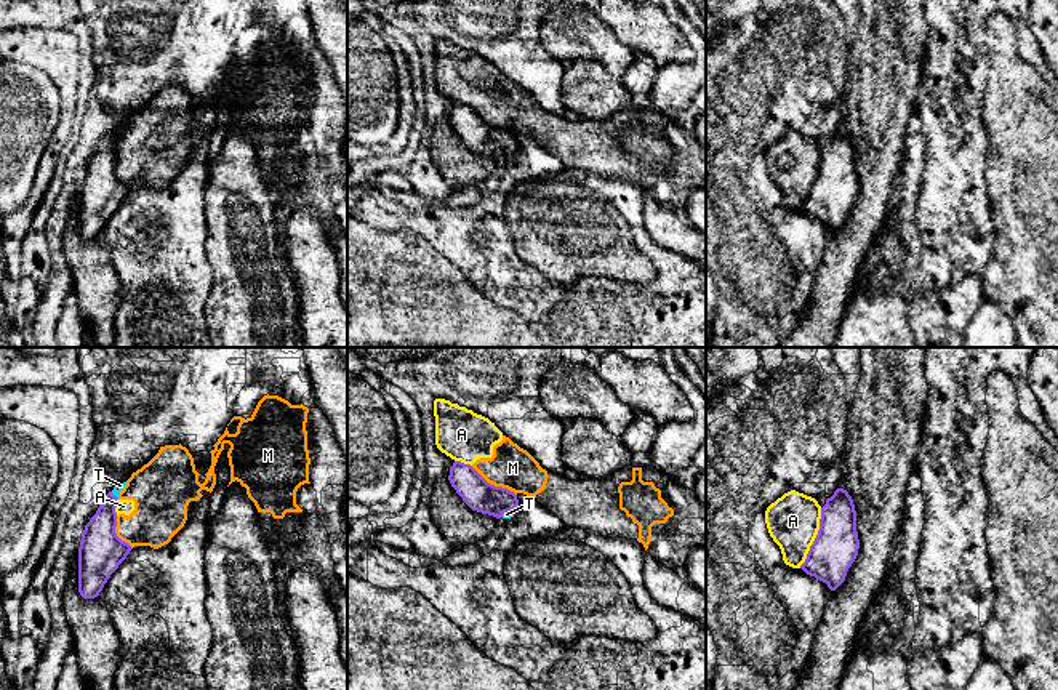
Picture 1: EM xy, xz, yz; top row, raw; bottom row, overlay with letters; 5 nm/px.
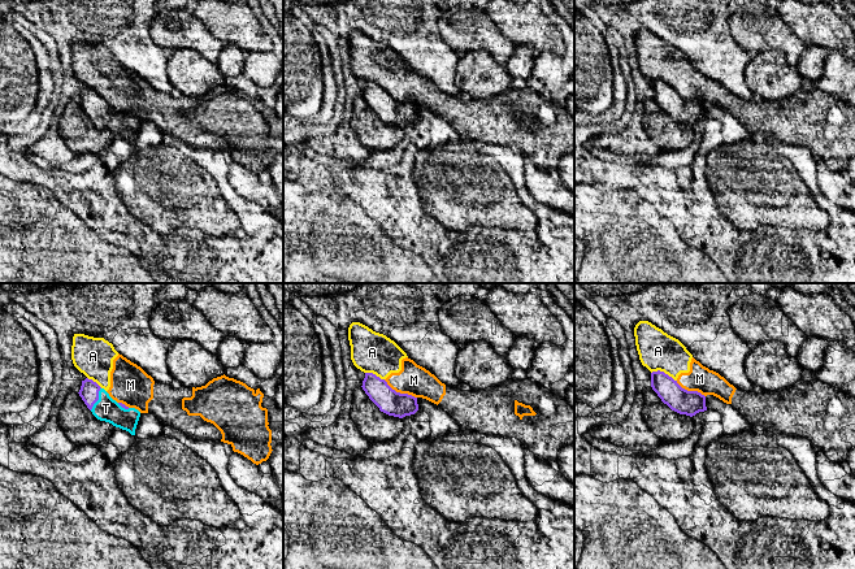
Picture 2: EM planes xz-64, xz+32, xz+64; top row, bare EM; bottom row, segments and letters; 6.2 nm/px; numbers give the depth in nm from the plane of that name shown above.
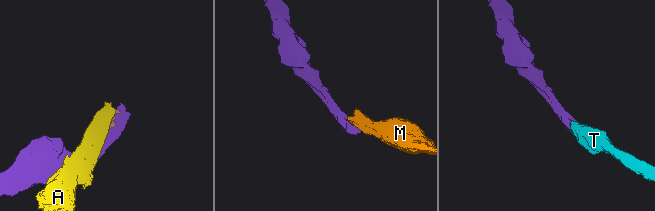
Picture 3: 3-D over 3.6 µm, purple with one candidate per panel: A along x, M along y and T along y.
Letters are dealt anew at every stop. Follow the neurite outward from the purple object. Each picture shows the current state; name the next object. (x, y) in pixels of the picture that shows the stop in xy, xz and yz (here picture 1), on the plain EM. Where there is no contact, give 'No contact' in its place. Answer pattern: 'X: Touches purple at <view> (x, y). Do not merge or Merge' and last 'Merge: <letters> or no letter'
A: Touches purple at yz (815, 180). Do not merge
M: Touches purple at xz (493, 127). Do not merge
T: Touches purple at xz (508, 152). Merge
Merge: T

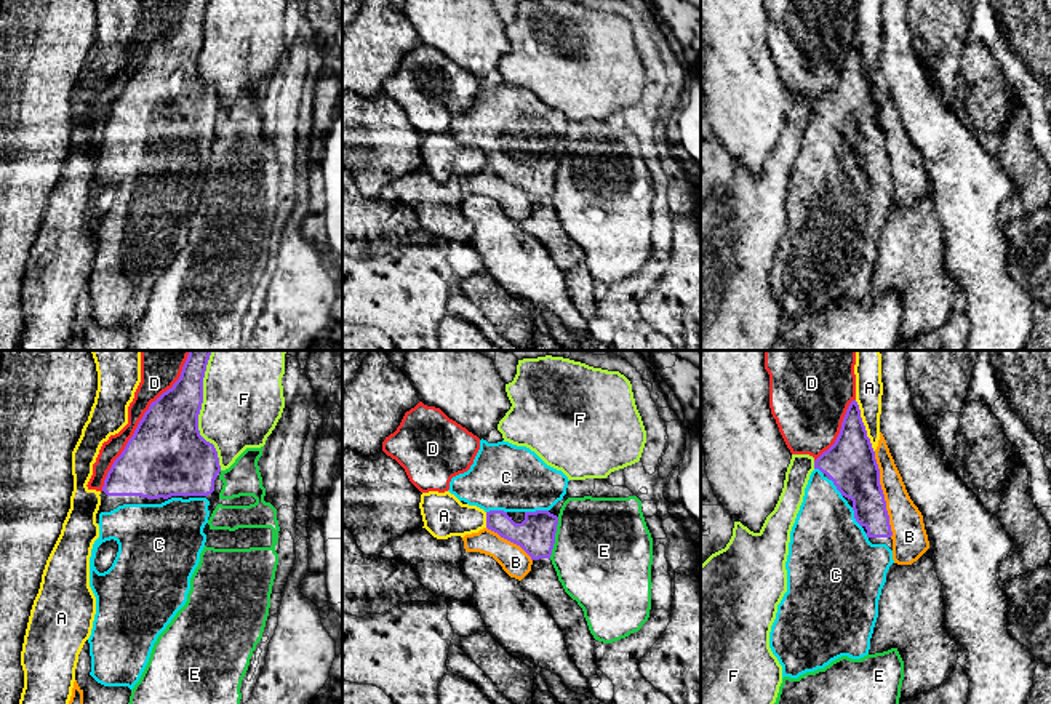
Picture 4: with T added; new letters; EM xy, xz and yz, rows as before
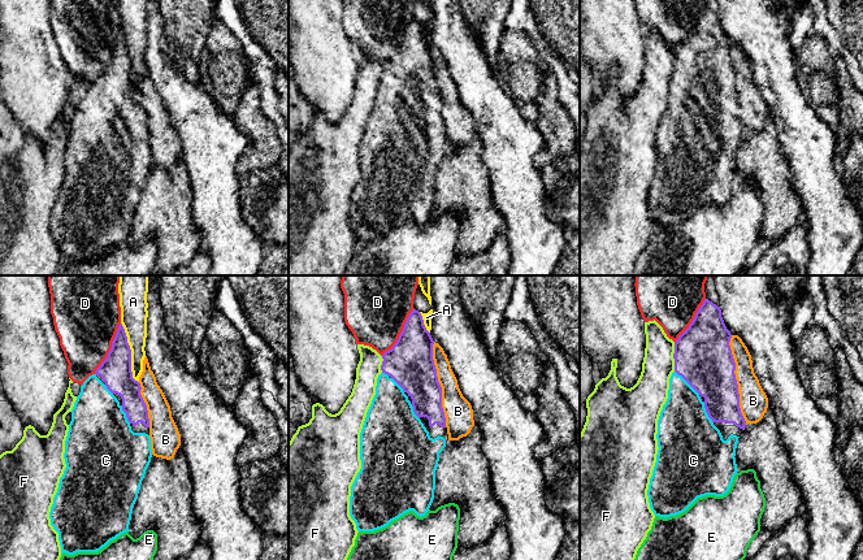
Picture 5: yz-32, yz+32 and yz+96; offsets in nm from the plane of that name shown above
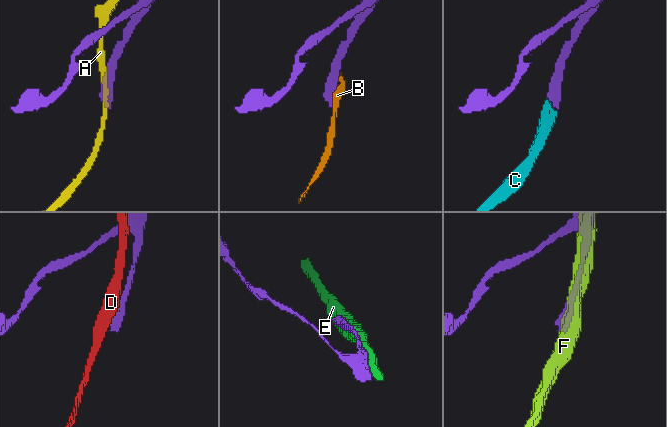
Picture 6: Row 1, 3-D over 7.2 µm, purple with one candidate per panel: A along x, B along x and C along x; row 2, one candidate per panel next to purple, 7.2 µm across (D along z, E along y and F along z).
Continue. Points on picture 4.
A: Touches purple at yz (864, 68). Do not merge
B: Touches purple at yz (883, 136). Do not merge
C: Touches purple at xz (536, 152). Merge
D: Touches purple at xy (139, 64). Do not merge
E: Touches purple at xz (554, 180). Do not merge
F: Touches purple at xy (199, 55). Do not merge
Merge: C

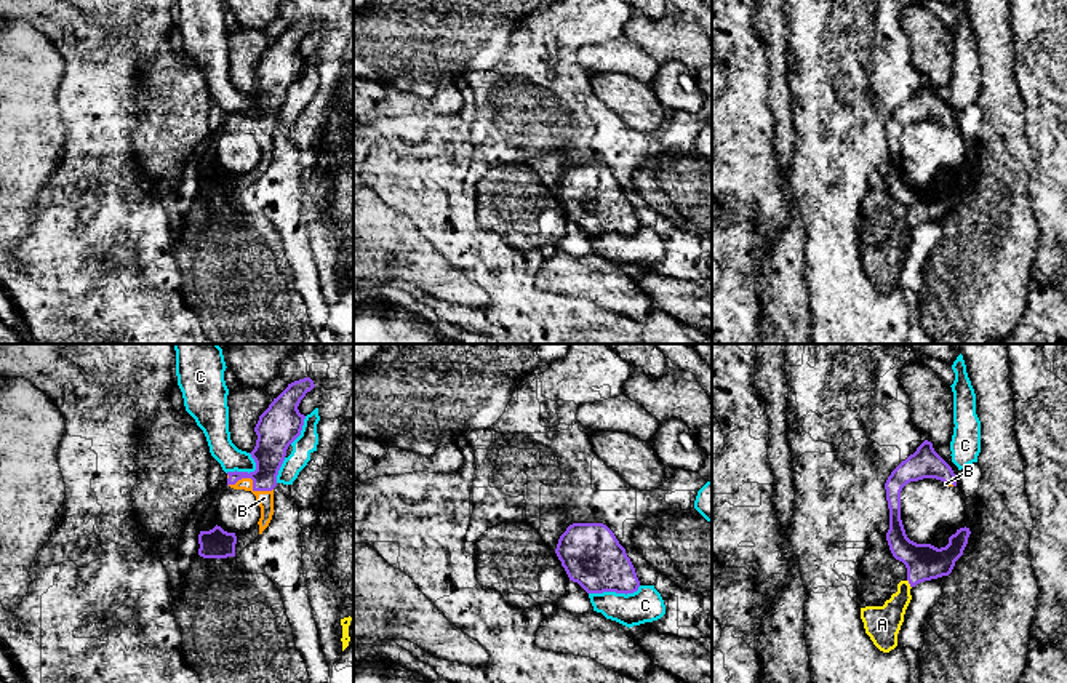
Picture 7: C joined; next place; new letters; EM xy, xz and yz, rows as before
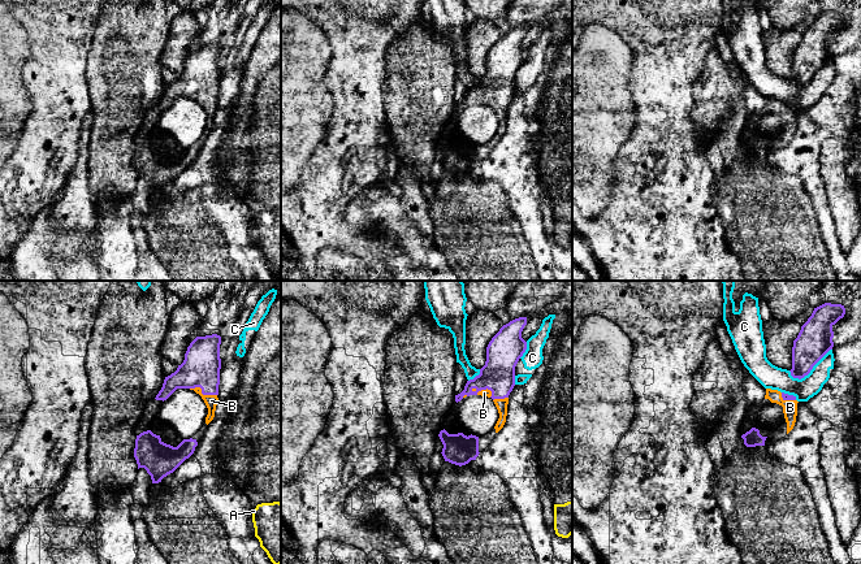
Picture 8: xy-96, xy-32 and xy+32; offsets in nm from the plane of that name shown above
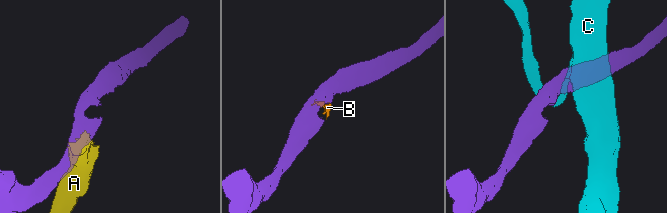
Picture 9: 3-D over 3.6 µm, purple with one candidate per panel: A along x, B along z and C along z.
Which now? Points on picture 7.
A: Touches purple at yz (909, 224). Do not merge
B: Touches purple at xy (253, 123). Merge
C: Touches purple at xz (615, 232). Do not merge
Merge: B

